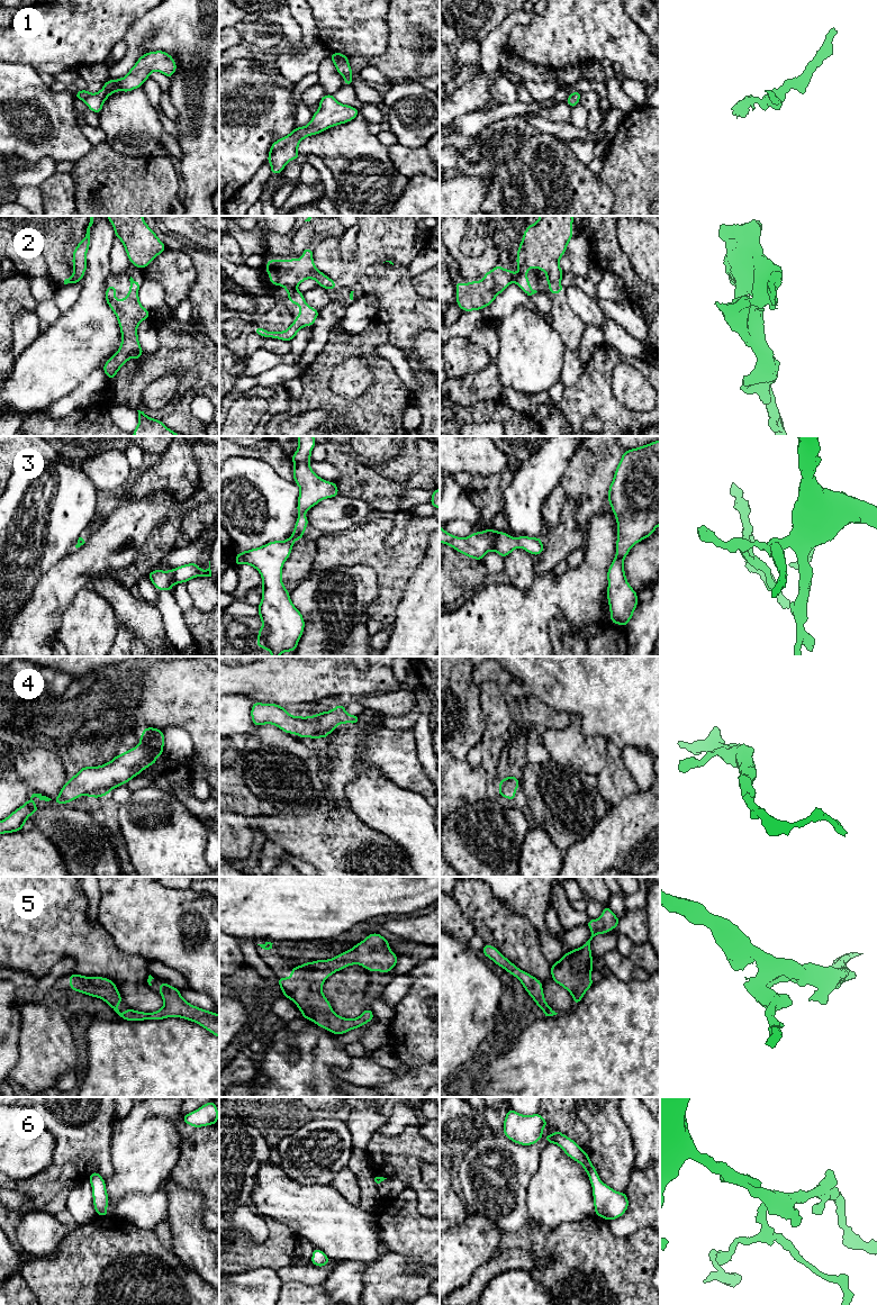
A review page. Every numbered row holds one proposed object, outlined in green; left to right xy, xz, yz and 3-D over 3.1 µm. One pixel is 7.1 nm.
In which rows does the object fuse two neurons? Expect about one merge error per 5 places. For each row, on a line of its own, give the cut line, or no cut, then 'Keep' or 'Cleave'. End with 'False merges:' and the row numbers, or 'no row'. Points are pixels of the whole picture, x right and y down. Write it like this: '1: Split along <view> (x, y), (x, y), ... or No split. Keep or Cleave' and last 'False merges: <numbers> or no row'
1: No split. Keep
2: Split along xz (296, 289), (289, 292). Cleave
3: No split. Keep
4: No split. Keep
5: No split. Keep
6: No split. Keep
False merges: 2

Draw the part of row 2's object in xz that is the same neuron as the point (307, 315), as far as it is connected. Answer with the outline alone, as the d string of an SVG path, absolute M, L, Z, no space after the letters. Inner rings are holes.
M296 289L290 292L287 299L291 303L296 303L300 307L299 315L292 321L290 327L284 332L266 332L262 327L256 327L254 329L255 334L262 337L271 337L290 342L302 327L314 325L319 311L306 303L302 292Z

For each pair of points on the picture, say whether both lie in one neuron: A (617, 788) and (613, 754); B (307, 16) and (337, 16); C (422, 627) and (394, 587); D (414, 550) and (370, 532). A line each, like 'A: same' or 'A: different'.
A: same
B: different
C: different
D: same

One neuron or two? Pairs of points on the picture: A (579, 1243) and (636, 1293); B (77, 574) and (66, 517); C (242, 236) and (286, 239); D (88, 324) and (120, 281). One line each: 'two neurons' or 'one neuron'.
A: one neuron
B: two neurons
C: two neurons
D: two neurons

